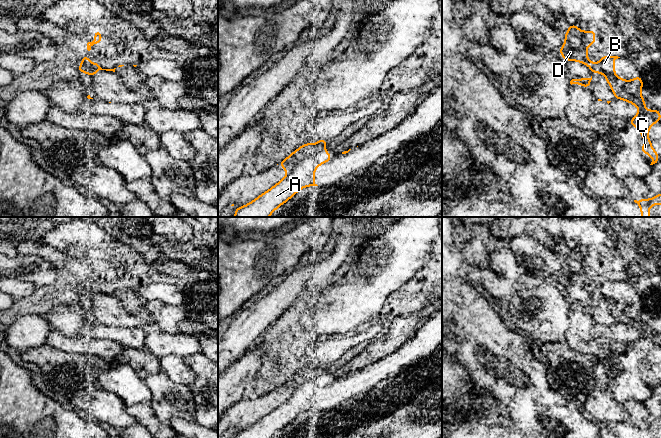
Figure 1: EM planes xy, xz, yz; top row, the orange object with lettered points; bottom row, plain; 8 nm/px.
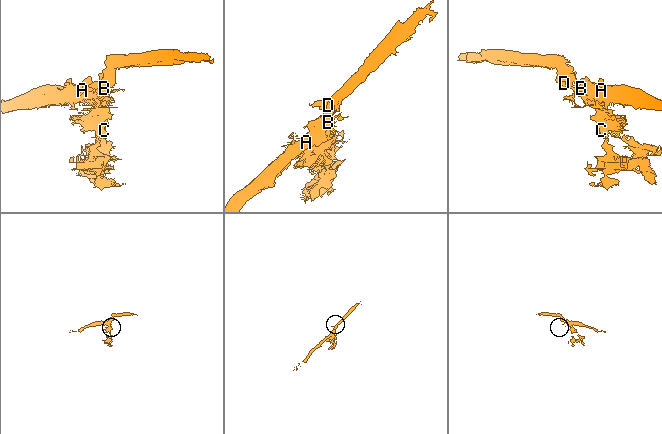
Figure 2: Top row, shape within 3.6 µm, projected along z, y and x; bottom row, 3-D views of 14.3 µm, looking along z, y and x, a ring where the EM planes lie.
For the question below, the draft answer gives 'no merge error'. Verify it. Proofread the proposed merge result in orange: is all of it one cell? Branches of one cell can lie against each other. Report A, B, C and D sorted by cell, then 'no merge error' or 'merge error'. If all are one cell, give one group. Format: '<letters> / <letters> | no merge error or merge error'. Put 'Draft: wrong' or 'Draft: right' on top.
Draft: wrong
A B C / D | merge error

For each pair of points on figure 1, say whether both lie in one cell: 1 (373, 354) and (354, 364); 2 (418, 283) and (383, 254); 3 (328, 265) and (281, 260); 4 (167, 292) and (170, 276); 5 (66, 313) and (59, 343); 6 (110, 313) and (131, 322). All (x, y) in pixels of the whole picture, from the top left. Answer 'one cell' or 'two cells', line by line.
1: one cell
2: two cells
3: two cells
4: two cells
5: two cells
6: one cell

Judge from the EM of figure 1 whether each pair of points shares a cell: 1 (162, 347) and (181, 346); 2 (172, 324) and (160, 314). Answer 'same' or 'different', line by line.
1: same
2: same

